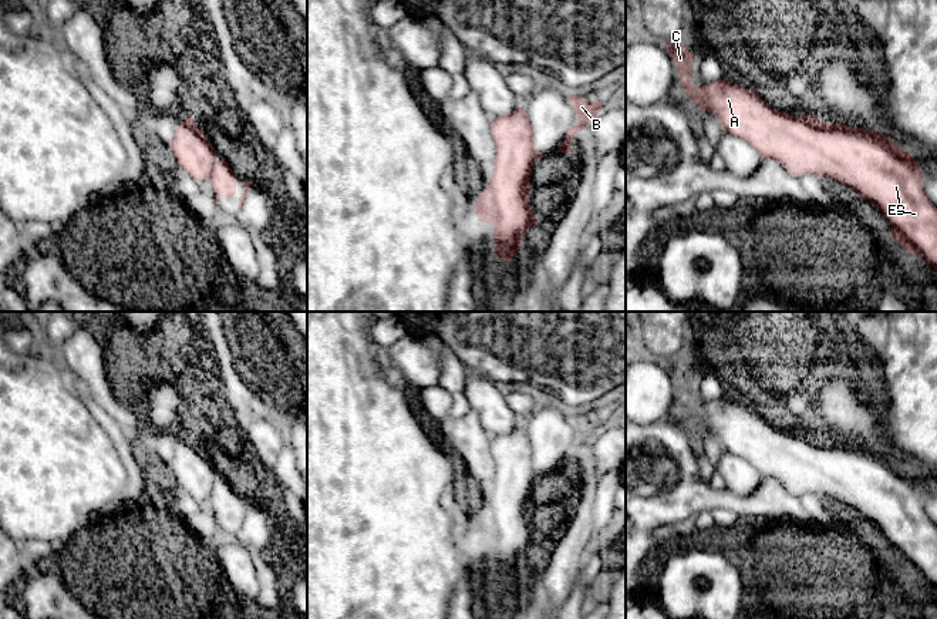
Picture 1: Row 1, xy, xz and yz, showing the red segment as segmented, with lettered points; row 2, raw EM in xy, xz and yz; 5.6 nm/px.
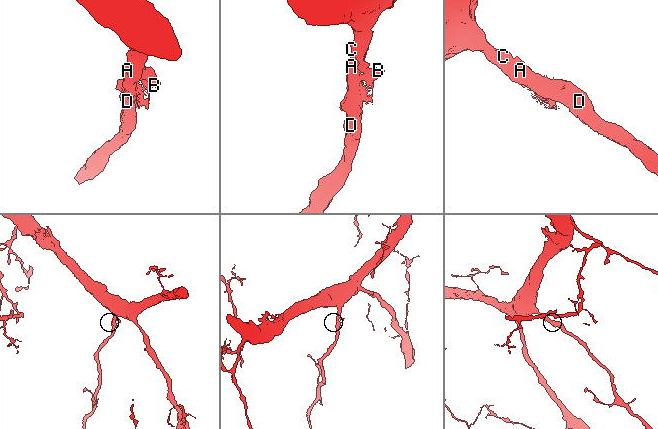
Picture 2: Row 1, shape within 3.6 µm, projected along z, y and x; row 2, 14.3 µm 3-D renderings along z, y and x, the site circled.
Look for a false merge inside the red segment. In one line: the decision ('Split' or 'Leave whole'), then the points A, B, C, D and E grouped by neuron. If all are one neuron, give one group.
Leave whole. Groups: A B C D E

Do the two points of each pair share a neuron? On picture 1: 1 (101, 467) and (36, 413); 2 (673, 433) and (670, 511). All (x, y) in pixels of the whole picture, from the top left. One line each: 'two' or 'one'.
1: one
2: one

